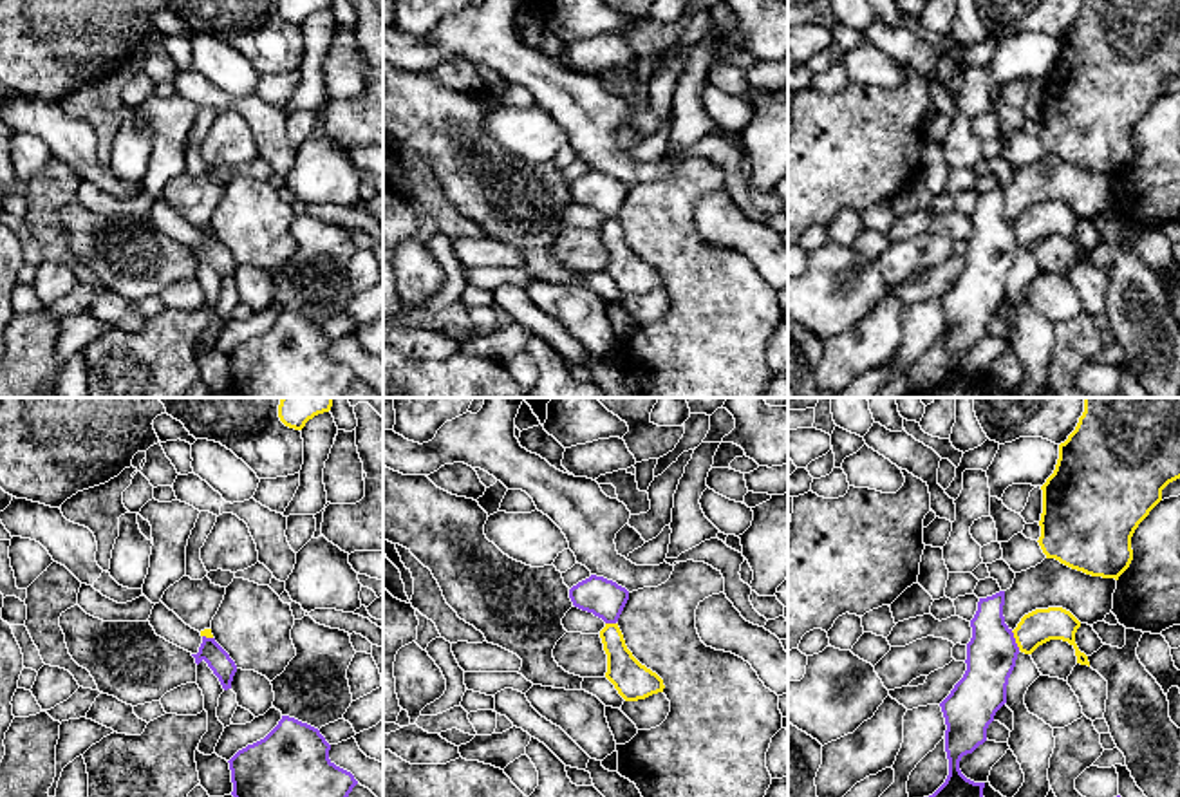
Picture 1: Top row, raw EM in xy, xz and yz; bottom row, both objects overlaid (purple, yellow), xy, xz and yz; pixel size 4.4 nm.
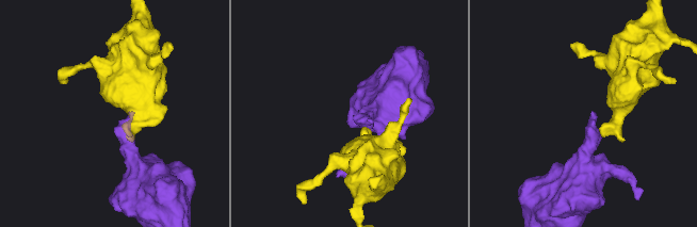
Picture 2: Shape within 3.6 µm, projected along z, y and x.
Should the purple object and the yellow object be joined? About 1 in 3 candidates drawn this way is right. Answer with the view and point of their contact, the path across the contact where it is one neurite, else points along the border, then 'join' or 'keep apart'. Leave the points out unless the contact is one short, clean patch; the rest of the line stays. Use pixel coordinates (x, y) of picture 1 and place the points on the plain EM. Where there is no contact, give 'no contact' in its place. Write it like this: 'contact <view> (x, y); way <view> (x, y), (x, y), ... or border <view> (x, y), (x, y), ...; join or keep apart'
contact yz (1014, 235); border yz (1011, 226), (1020, 244); keep apart

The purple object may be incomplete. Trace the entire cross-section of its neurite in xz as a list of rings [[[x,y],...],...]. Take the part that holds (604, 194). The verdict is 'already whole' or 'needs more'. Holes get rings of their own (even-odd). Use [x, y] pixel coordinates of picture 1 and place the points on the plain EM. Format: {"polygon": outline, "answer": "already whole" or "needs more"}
{"polygon": [[[591,170],[569,184],[575,202],[593,208],[605,219],[616,219],[627,195],[629,186],[613,175]]], "answer": "already whole"}

